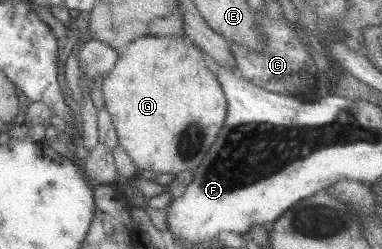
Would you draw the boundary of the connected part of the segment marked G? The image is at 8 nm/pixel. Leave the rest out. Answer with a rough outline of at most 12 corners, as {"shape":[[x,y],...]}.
{"shape":[[183,36],[133,39],[103,78],[136,172],[194,169],[225,95]]}

